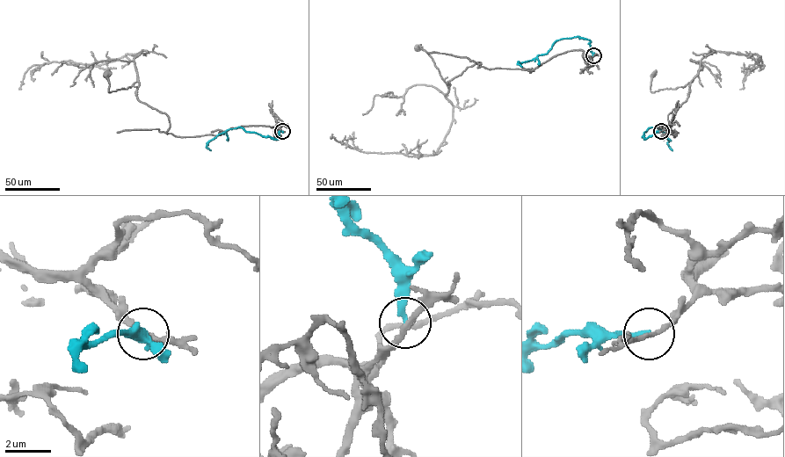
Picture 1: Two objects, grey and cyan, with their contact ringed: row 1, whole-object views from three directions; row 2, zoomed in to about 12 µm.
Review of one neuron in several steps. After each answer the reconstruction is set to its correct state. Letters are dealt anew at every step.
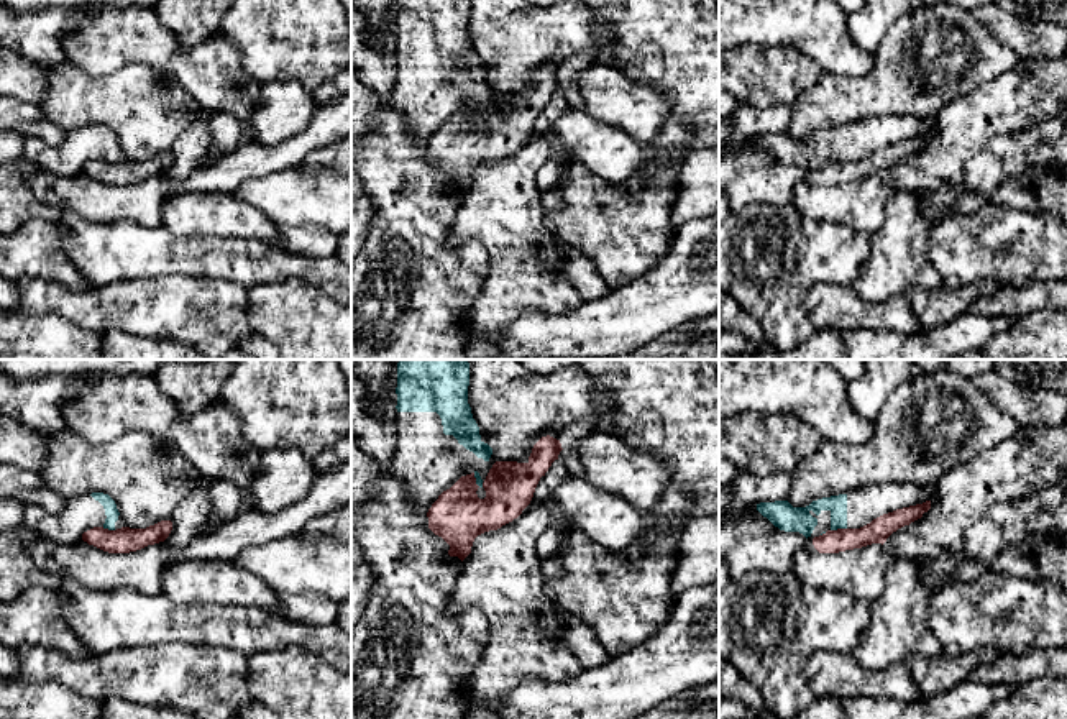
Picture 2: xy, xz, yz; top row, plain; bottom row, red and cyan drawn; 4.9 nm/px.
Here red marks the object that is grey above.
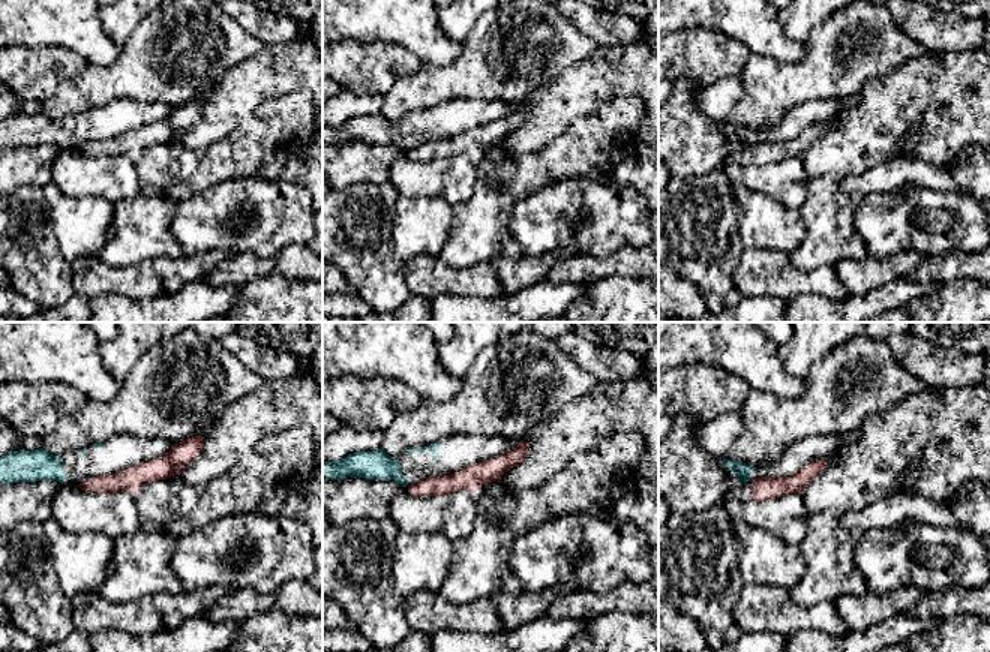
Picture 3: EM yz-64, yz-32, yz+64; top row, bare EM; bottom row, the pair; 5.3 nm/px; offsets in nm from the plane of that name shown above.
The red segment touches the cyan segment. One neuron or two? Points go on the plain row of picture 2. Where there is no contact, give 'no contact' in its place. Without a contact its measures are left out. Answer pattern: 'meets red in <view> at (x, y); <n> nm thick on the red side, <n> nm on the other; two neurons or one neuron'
meets red in yz at (838, 161); 110 nm thick on the red side, 130 nm on the other; two neurons

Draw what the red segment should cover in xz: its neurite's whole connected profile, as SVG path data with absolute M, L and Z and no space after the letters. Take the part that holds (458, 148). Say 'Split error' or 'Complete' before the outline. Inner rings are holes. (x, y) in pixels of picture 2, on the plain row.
Complete. M547 67L534 77L527 95L496 94L483 115L484 131L476 126L474 105L461 108L428 141L428 161L450 177L450 189L463 194L478 167L497 163L522 146L561 82L560 72Z

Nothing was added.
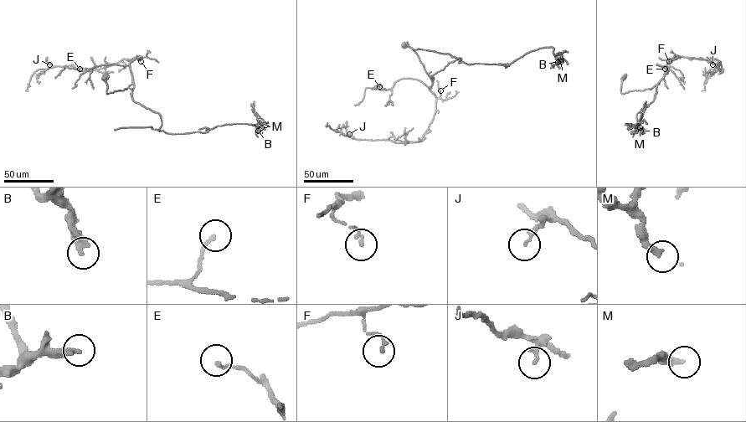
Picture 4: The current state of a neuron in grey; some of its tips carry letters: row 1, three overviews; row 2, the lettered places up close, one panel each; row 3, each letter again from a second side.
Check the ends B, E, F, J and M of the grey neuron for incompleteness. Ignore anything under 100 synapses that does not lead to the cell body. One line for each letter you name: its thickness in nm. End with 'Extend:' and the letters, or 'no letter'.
B: Thickness 300 nm
M: Thickness 280 nm
Extend: B, M

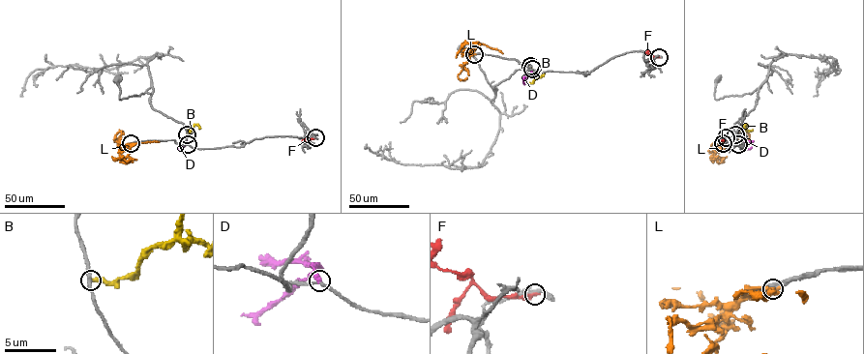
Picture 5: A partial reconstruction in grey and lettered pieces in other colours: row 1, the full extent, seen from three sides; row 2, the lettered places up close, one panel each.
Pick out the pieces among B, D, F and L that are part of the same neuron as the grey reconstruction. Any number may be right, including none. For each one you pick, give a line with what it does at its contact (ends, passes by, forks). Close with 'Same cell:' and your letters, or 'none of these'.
Same cell: none of these

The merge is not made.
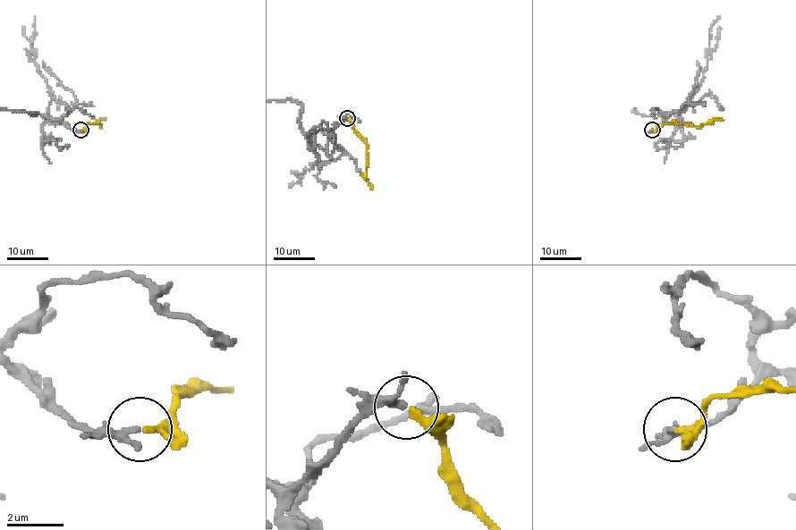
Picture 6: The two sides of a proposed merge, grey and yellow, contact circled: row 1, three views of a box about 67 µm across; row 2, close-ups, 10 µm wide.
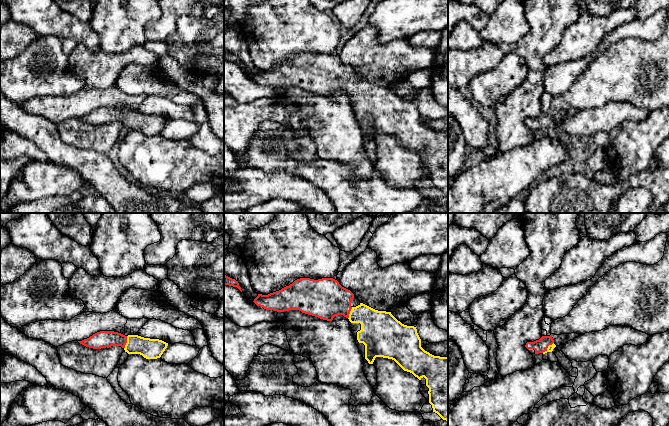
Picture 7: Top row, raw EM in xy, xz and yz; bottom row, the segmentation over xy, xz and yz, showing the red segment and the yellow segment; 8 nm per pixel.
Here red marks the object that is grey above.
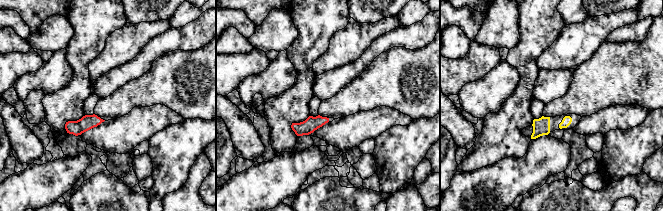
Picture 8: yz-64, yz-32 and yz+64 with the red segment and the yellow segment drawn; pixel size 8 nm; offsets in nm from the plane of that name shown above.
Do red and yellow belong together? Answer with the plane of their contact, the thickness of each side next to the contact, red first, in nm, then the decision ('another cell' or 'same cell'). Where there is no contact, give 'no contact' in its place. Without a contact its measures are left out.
meets red in xy; 140 nm thick on the red side, 160 nm on the other; same cell

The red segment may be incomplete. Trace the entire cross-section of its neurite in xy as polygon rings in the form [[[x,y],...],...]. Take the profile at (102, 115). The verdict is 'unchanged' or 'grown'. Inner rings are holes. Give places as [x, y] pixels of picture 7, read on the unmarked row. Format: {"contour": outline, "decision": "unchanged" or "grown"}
{"contour": [[[100,107],[78,118],[93,125],[121,122],[128,130],[140,130],[146,135],[160,134],[168,122],[168,119],[159,115],[144,114],[138,111],[125,112],[114,107]]], "decision": "grown"}

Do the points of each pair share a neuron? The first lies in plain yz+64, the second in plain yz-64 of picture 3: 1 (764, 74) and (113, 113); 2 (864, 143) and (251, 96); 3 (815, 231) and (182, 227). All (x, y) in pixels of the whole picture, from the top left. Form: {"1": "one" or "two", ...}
{"1": "two", "2": "one", "3": "two"}

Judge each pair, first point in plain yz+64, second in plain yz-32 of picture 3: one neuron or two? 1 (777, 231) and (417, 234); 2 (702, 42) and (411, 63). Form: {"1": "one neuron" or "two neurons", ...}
{"1": "one neuron", "2": "one neuron"}

